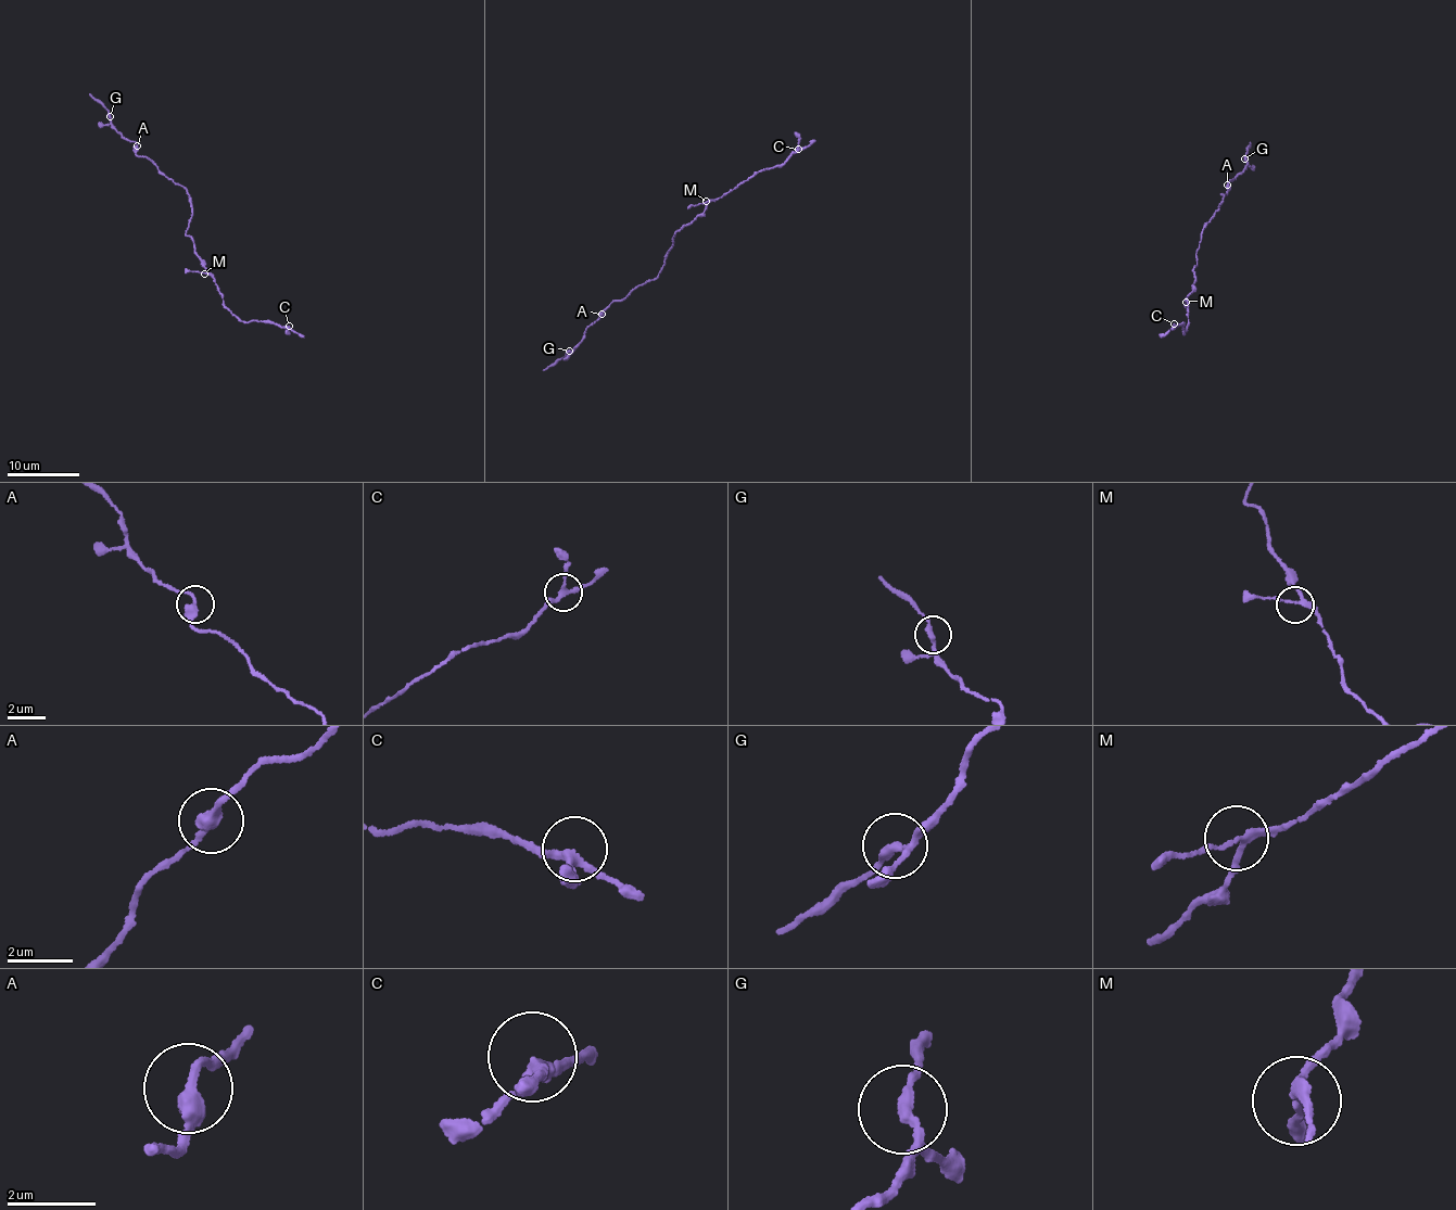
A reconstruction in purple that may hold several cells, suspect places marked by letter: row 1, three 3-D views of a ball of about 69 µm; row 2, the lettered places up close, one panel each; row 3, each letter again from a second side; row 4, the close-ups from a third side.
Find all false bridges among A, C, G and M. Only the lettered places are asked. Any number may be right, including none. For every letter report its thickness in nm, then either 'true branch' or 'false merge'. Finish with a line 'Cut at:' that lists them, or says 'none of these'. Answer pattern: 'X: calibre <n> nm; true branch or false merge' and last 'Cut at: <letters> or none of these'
A: calibre 340 nm; true branch
C: calibre 220 nm; true branch
G: calibre 180 nm; true branch
M: calibre 170 nm; true branch
Cut at: none of these

